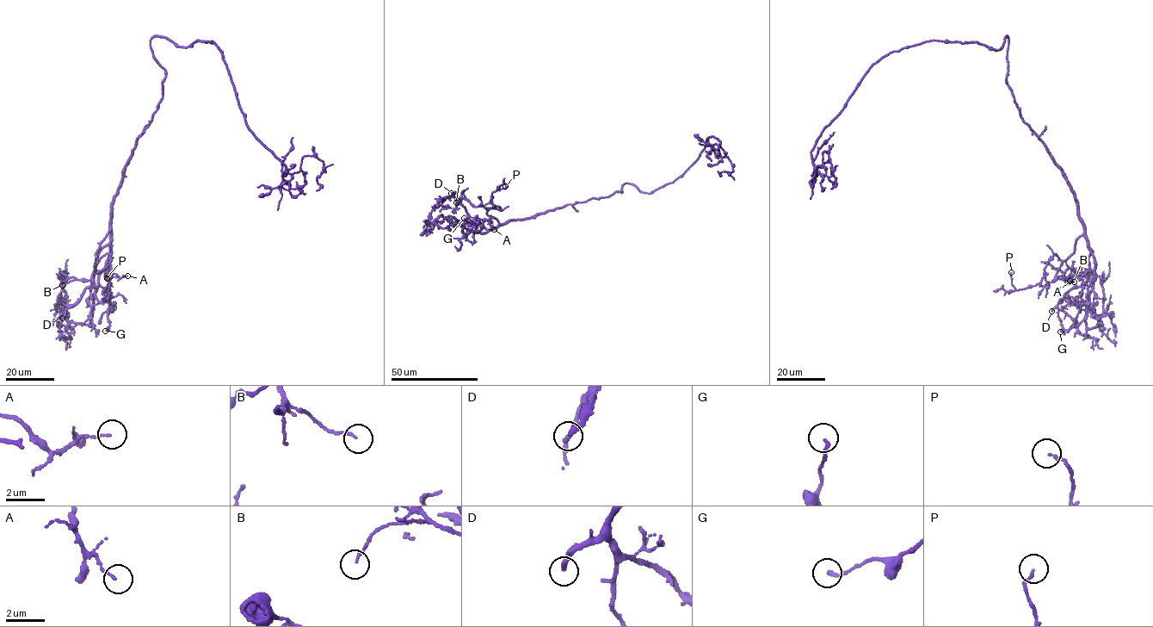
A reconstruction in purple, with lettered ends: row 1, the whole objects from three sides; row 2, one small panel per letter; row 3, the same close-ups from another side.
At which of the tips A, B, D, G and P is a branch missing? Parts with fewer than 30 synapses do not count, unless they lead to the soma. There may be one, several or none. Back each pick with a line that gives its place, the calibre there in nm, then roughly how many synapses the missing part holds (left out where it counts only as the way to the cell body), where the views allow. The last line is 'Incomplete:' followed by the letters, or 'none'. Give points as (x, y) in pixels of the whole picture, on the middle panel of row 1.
D: (451, 193) | 280 nm | 35 syn
Incomplete: D

